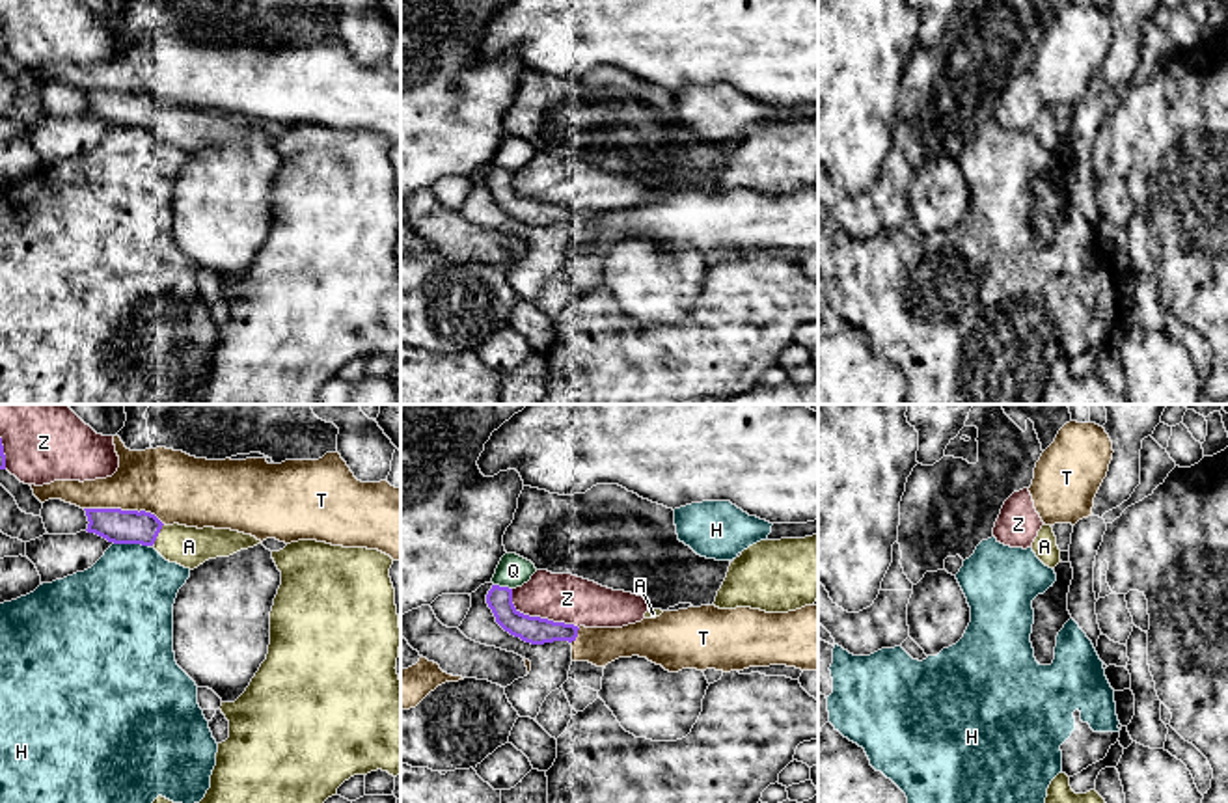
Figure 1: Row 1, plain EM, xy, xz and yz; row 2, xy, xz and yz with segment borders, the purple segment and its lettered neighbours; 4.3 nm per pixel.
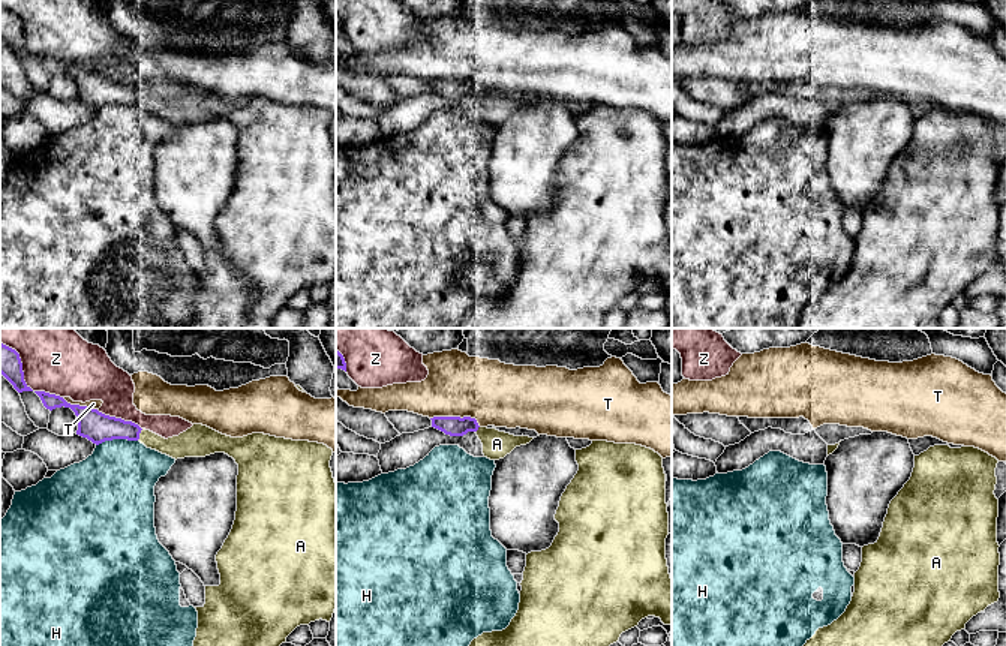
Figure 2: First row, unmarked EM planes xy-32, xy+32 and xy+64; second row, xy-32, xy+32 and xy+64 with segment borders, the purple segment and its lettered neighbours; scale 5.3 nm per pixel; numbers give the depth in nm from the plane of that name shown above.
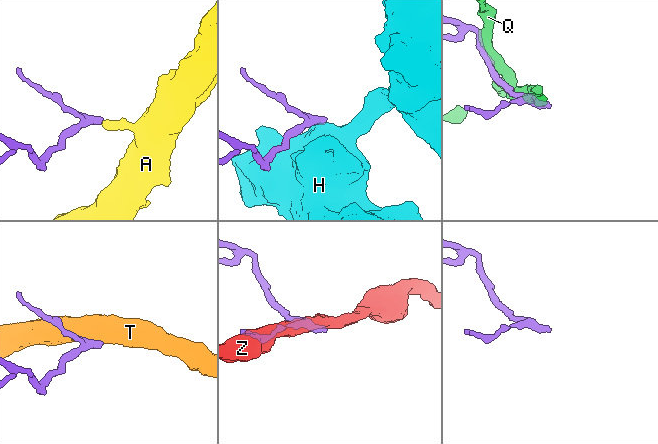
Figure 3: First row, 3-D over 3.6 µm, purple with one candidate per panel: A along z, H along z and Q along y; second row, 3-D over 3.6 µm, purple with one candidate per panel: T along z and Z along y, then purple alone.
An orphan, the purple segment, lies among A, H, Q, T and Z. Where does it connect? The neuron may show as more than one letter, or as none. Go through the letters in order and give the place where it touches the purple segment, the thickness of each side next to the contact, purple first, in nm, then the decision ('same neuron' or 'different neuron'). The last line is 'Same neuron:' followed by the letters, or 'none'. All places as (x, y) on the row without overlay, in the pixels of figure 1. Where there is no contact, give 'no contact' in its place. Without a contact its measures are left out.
A: xy (157, 118) | 150/180 nm | same neuron
H: xy (131, 125) | 150/420 nm | different neuron
Q: xz (504, 170) | 120/140 nm | different neuron
T: xy (125, 94) | 150/300 nm | different neuron
Z: xz (539, 200) | 120/220 nm | different neuron
Same neuron: A

